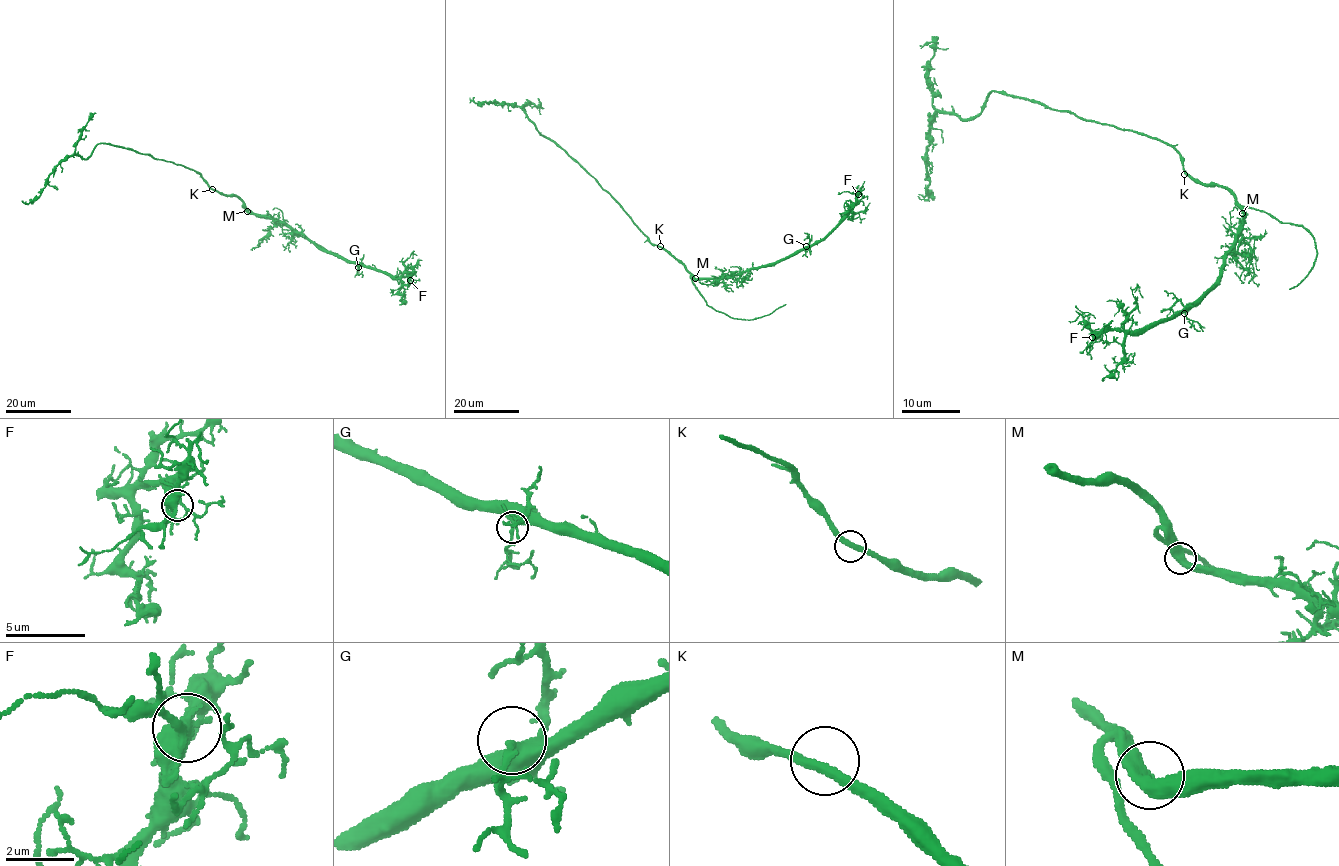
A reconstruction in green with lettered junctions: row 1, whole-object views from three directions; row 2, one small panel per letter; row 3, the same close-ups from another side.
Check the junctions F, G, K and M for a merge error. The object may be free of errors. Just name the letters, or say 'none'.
none

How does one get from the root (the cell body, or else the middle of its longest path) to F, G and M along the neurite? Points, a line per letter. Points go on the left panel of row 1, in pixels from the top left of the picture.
F: (212, 188), (235, 195), (250, 213), (284, 221), (321, 248), (394, 276), (407, 276), (410, 280)
G: (212, 188), (235, 195), (250, 213), (284, 221), (317, 245), (358, 267)
M: (212, 188), (235, 195), (247, 211)

